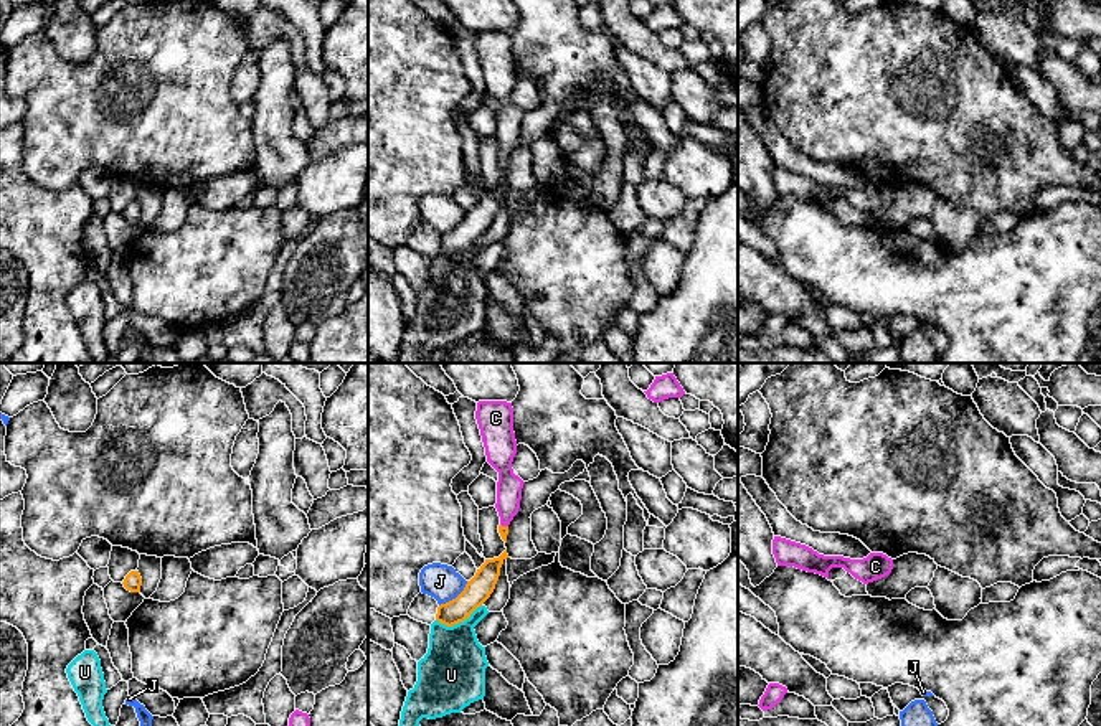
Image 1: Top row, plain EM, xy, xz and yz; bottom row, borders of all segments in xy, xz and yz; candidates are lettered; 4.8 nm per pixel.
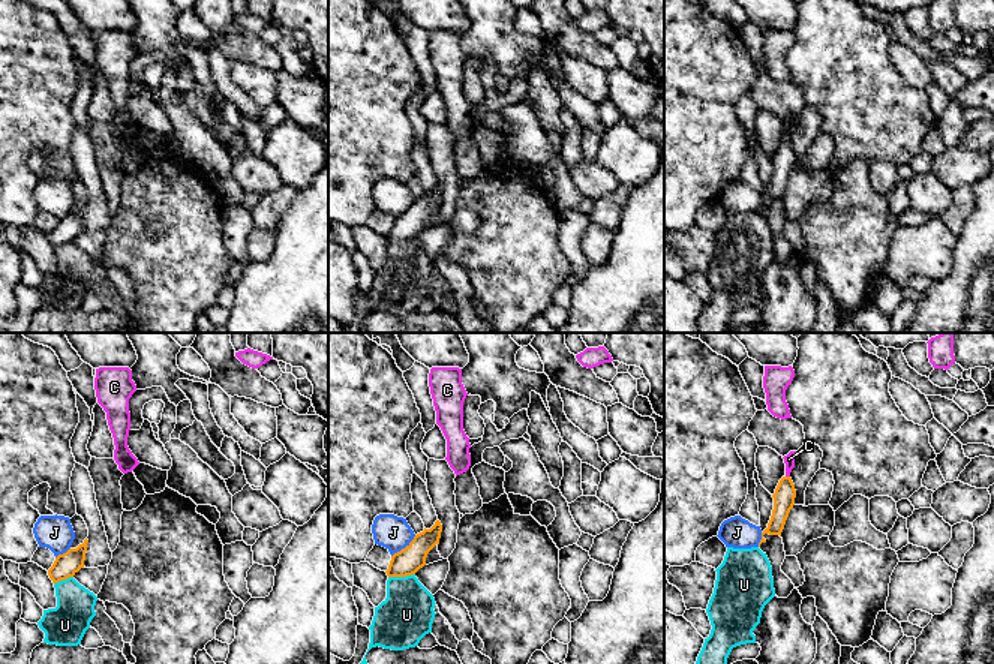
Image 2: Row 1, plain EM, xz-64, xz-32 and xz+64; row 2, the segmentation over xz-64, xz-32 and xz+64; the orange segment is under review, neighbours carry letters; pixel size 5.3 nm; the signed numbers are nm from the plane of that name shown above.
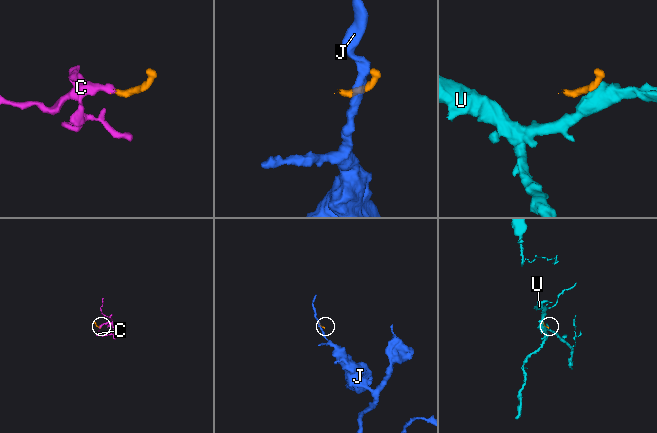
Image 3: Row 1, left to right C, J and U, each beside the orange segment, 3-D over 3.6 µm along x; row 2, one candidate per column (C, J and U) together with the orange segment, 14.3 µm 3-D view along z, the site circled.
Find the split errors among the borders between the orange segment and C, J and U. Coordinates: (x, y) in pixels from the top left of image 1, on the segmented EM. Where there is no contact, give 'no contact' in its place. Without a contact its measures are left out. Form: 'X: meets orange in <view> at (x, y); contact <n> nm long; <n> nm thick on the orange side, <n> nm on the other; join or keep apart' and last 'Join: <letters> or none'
C: meets orange in xz at (504, 527); contact 40 nm long; 50 nm thick on the orange side, 130 nm on the other; join
J: meets orange in xz at (456, 598); contact 190 nm long; 120 nm thick on the orange side, 170 nm on the other; keep apart
U: meets orange in xz at (458, 622); contact 240 nm long; 120 nm thick on the orange side, 320 nm on the other; keep apart
Join: C

